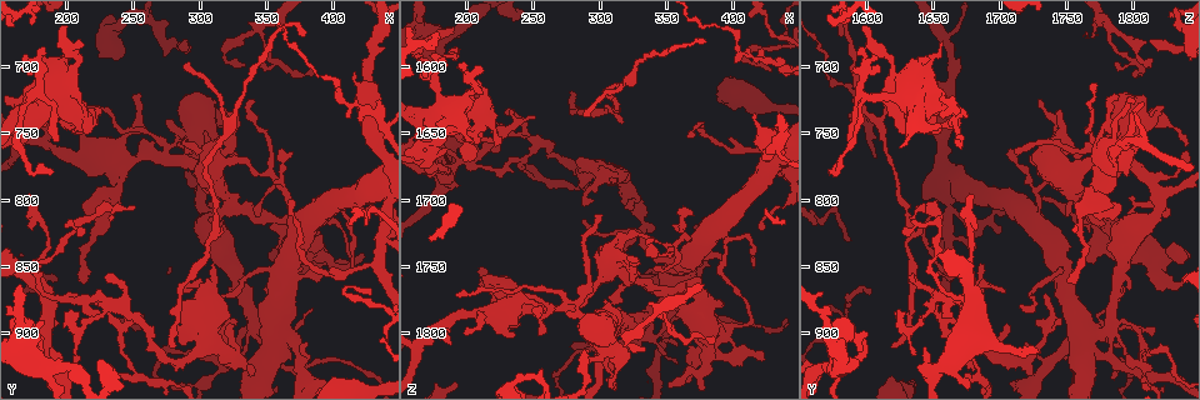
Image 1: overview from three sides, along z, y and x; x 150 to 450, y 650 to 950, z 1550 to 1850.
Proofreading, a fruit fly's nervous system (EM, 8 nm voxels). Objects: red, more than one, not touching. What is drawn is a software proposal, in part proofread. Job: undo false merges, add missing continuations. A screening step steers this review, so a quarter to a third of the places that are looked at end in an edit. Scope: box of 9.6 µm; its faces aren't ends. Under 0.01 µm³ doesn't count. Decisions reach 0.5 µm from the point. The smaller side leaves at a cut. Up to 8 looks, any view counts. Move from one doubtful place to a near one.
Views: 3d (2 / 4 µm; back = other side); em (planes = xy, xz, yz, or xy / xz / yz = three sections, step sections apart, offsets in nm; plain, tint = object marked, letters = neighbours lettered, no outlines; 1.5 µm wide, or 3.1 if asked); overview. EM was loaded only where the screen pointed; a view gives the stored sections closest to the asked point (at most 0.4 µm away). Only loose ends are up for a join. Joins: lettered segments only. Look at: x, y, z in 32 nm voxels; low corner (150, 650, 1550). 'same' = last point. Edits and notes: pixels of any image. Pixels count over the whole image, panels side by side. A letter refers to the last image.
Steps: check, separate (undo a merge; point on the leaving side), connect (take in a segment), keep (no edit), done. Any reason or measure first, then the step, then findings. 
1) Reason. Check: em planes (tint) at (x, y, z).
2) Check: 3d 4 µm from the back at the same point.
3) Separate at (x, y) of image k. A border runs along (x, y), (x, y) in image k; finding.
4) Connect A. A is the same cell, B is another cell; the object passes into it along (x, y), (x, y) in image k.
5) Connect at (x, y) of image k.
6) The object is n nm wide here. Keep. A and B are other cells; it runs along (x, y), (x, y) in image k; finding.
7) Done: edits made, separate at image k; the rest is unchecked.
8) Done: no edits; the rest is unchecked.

Tapers out. Check: 3d 4 µm at (294, 696, 1638).

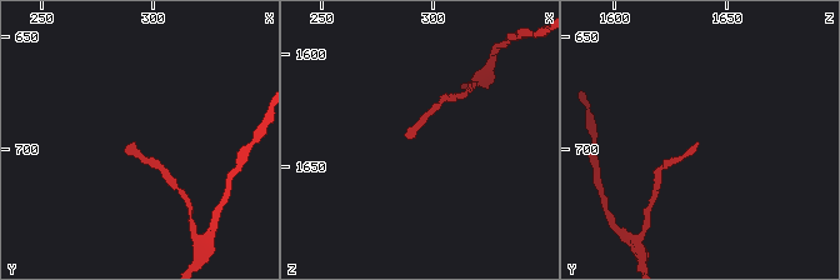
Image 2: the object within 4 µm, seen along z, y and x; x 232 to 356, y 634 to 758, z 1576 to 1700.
Check: em xz step 4 (tint) at (293, 696, 1638).

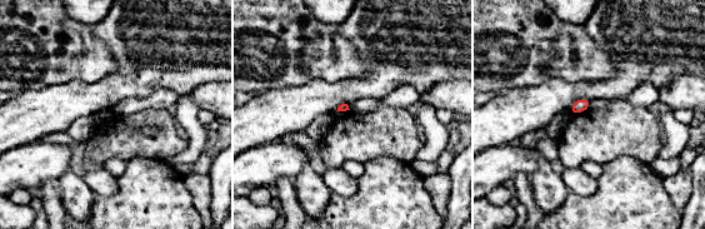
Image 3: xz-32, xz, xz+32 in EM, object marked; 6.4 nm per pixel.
Check: em xy step 8 (letters) at the same point.

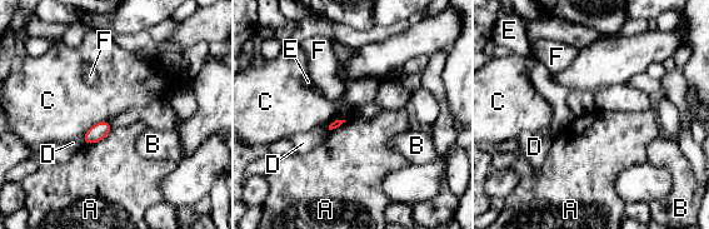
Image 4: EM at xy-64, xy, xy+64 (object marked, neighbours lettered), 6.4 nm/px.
The longest contact is with C, 220 nm. Keep. A, B, C, D, E and F are other cells; none of them fits.

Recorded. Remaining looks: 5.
Thin neck. Check: em planes (plain) at (354, 816, 1768).

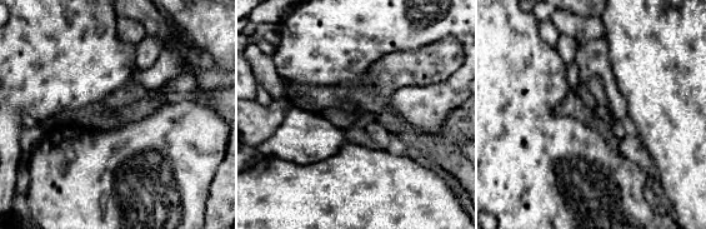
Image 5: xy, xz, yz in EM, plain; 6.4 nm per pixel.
What lies round it. Check: em planes (letters) at the same point.

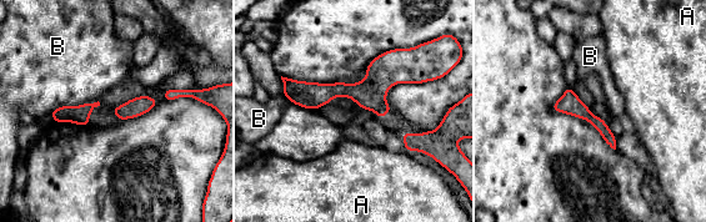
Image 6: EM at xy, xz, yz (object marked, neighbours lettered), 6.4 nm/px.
The object is 110 nm wide here. Keep. A and B are other cells; a border runs along (98, 100), (60, 105), (48, 116) in image 6; all the same cell.

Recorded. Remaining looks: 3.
Branch stops here. Check: 3d 2 µm at (308, 848, 1688).

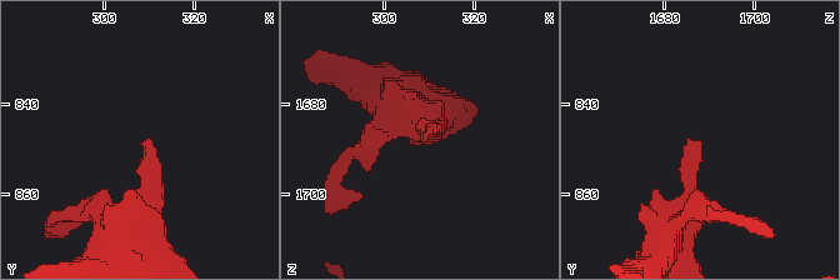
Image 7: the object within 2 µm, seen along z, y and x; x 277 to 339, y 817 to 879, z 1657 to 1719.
Check: em planes (letters) at (309, 849, 1687).

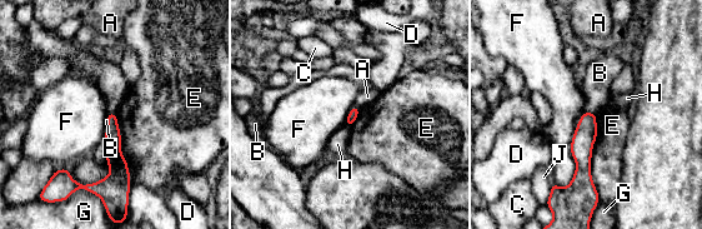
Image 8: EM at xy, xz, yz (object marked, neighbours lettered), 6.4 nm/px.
The longest contact is with E, 550 nm. Keep. A, B, C, D, E, F, G, H and J are other cells; a border runs along (583, 110), (592, 111), (596, 115) in image 8; no lettered segment goes on from it.

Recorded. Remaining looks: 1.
Free end. Check: em planes (letters) at (336, 930, 1722).

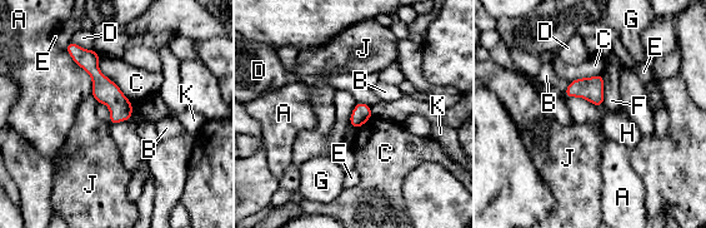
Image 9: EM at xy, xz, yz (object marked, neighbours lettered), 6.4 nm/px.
Keep. A, B, C, D, E, F, G, H, J and K are other cells; no lettered segment goes on from it.

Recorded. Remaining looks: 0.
Done: no edits; the rest is unchecked.

